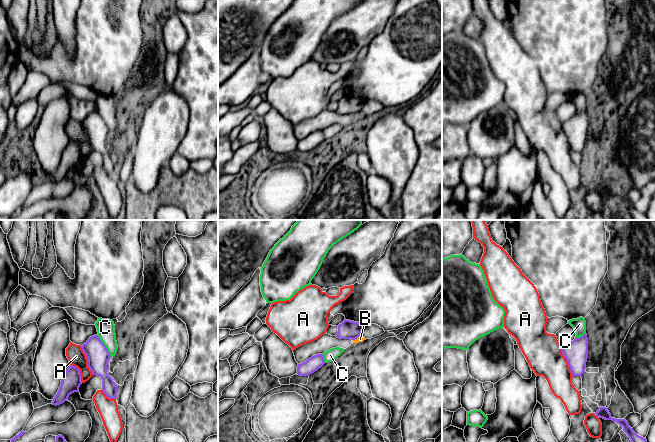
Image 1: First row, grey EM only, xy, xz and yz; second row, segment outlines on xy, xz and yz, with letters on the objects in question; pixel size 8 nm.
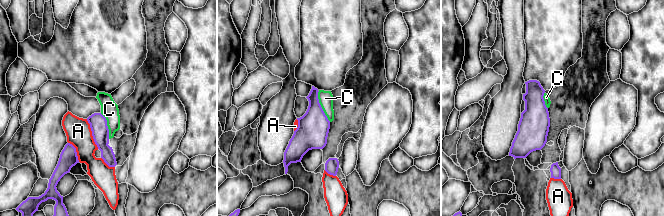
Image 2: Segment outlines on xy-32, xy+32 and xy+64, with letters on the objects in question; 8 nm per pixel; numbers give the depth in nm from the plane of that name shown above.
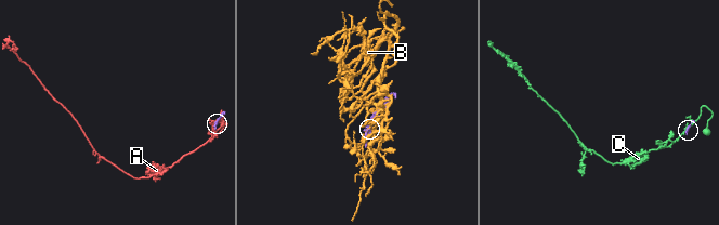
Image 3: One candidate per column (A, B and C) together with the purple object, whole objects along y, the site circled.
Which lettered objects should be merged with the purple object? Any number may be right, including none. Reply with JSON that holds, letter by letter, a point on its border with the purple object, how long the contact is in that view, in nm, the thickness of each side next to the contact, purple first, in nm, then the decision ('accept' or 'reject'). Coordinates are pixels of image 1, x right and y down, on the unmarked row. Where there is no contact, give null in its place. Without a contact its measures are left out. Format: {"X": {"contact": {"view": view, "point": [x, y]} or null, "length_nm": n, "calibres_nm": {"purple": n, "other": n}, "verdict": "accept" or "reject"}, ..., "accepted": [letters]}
{"A": {"contact": {"view": "yz", "point": [567, 137]}, "length_nm": 260, "calibres_nm": {"purple": 190, "other": 300}, "verdict": "reject"}, "B": {"contact": {"view": "xz", "point": [356, 114]}, "length_nm": 80, "calibres_nm": {"purple": 150, "other": 50}, "verdict": "reject"}, "C": {"contact": {"view": "xy", "point": [105, 122]}, "length_nm": 220, "calibres_nm": {"purple": 180, "other": 140}, "verdict": "reject"}, "accepted": []}

